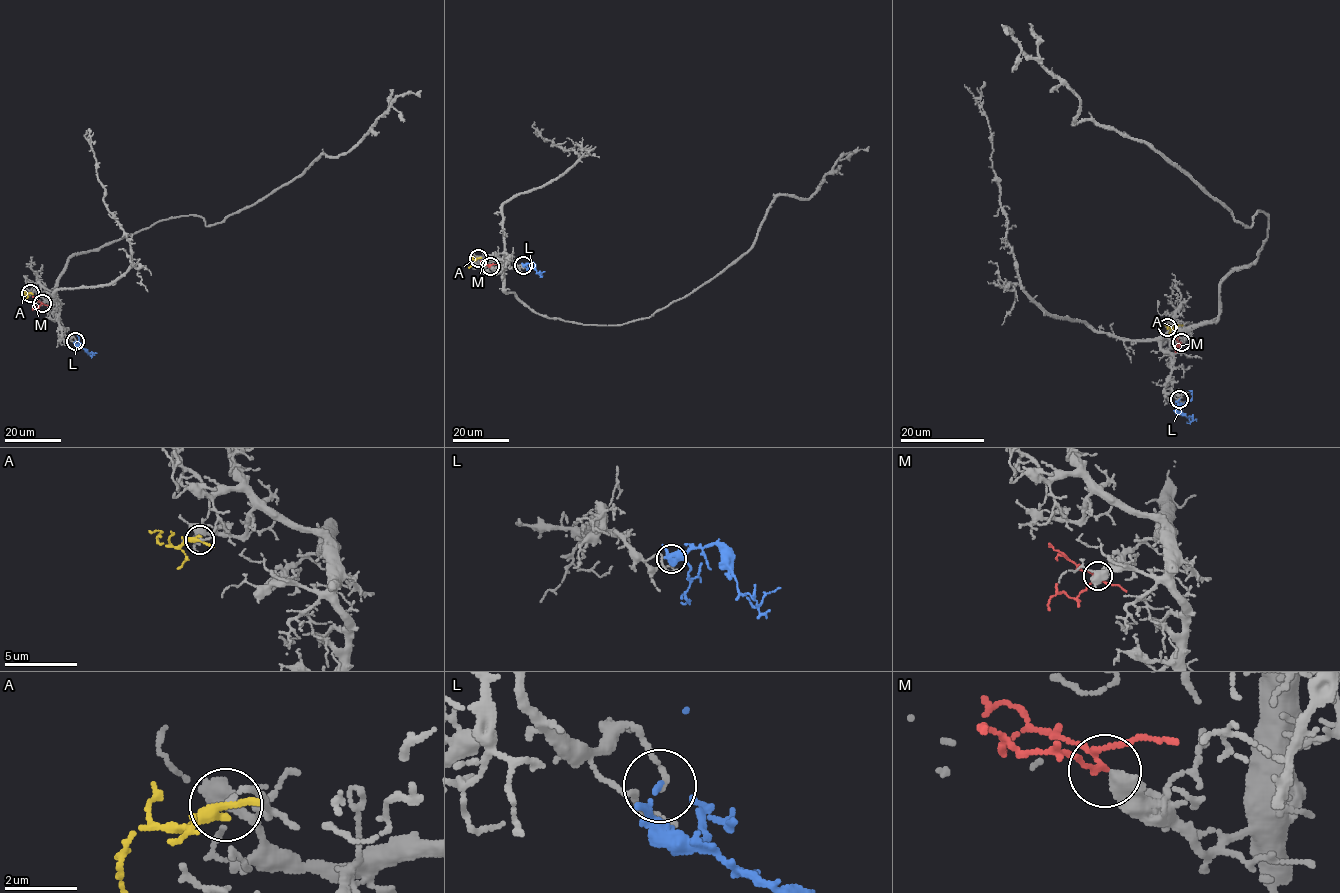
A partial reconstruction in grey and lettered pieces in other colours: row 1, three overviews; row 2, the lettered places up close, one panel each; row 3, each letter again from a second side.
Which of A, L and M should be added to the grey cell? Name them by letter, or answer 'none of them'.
M

